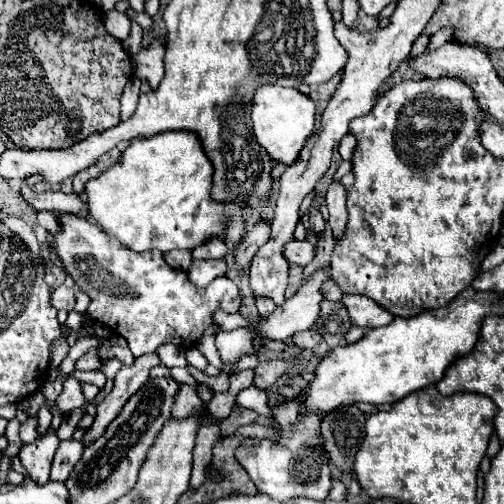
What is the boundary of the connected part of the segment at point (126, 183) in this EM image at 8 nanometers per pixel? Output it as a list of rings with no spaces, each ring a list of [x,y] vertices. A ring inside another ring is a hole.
[[[172,130],[152,138],[134,140],[122,152],[122,158],[116,166],[108,168],[96,180],[86,184],[88,216],[92,216],[108,236],[118,238],[126,248],[136,252],[154,248],[160,252],[170,252],[176,248],[194,250],[210,238],[222,238],[226,230],[226,202],[212,198],[212,174],[214,166],[194,132]]]

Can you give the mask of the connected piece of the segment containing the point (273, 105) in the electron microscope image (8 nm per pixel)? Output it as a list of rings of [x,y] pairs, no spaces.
[[[260,86],[254,94],[252,104],[252,124],[258,144],[268,152],[268,156],[284,166],[292,166],[298,160],[298,154],[304,142],[314,132],[314,102],[304,96],[300,90],[282,88],[282,86]]]

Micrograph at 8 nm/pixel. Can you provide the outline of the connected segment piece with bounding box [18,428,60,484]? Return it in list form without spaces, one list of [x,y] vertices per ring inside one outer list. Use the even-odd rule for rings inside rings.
[[[50,428],[44,436],[36,438],[32,444],[22,446],[18,458],[22,460],[24,468],[28,470],[30,478],[36,484],[46,484],[48,476],[50,476],[50,464],[54,458],[54,452],[58,448],[60,440],[56,436],[56,432]]]

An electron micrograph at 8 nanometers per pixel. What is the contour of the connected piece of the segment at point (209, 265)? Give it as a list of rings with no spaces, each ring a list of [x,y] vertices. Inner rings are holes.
[[[192,260],[192,264],[186,270],[188,282],[198,288],[208,286],[214,278],[220,278],[224,274],[226,274],[224,260]]]

